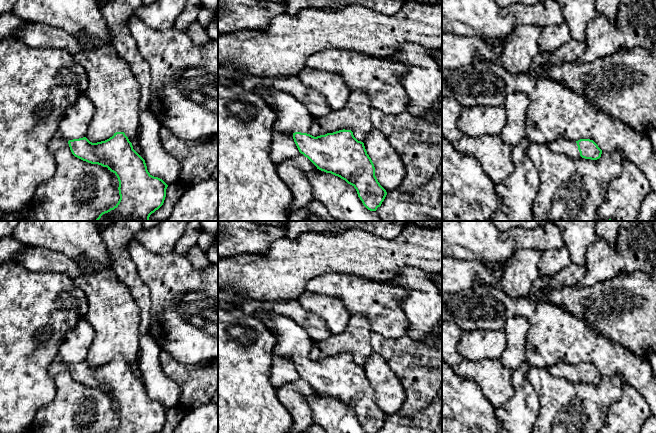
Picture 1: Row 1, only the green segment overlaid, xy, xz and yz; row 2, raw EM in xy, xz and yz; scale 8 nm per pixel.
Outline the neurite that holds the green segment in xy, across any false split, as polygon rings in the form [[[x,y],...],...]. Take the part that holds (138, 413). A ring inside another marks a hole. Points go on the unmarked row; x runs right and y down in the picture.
[[[116,356],[105,365],[92,367],[86,361],[68,365],[72,378],[88,387],[107,391],[119,405],[118,427],[110,433],[159,433],[165,424],[168,409],[160,402],[152,400],[145,384],[133,373],[124,356]]]

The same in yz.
[[[558,363],[548,367],[549,373],[554,377],[564,377],[572,382],[585,382],[597,384],[601,381],[602,374],[590,363],[578,365]]]

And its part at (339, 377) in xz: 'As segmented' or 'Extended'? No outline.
Extended

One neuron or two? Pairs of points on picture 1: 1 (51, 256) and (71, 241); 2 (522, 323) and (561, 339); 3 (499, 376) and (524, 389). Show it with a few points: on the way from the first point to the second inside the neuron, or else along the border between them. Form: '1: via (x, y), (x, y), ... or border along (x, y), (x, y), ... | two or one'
1: border along (34, 246), (42, 246), (60, 251), (78, 263) | two
2: border along (511, 316), (524, 316), (528, 320), (526, 349) | two
3: border along (513, 371), (513, 395), (502, 404) | two

